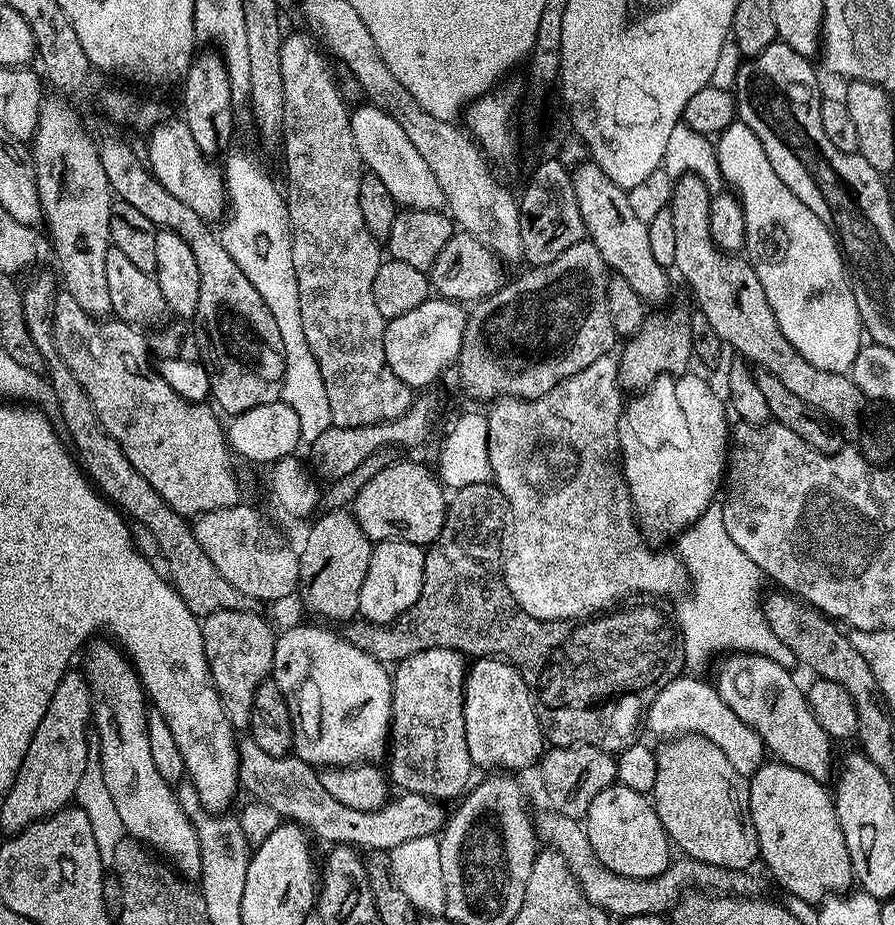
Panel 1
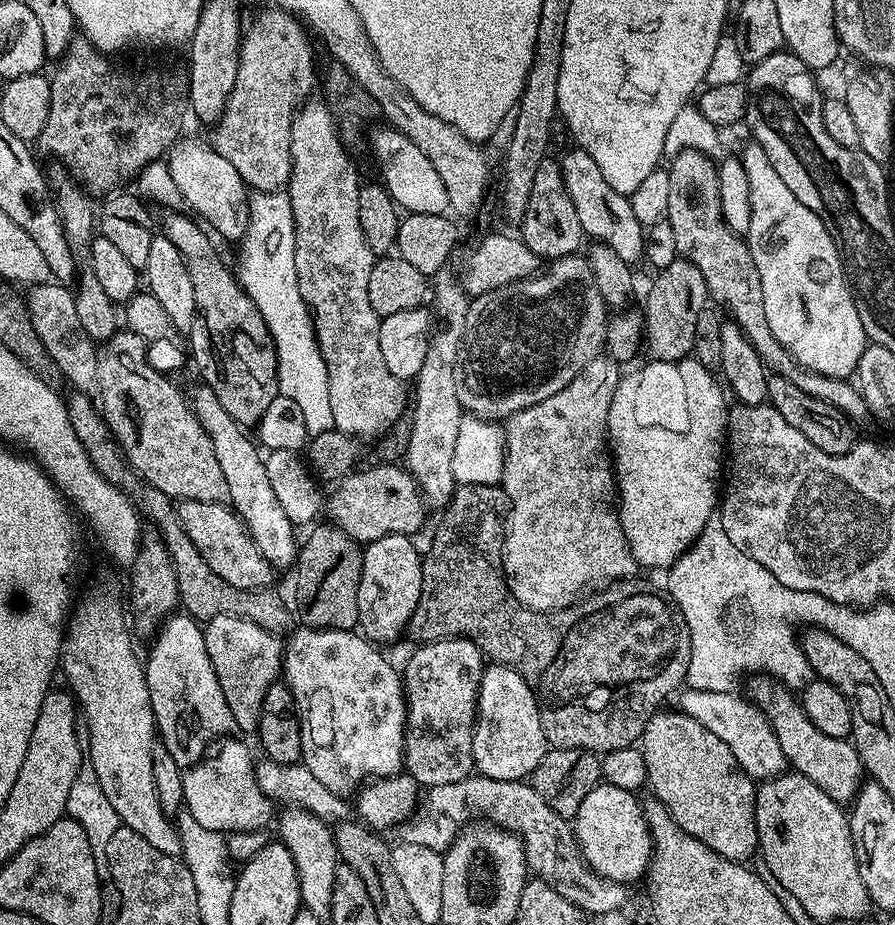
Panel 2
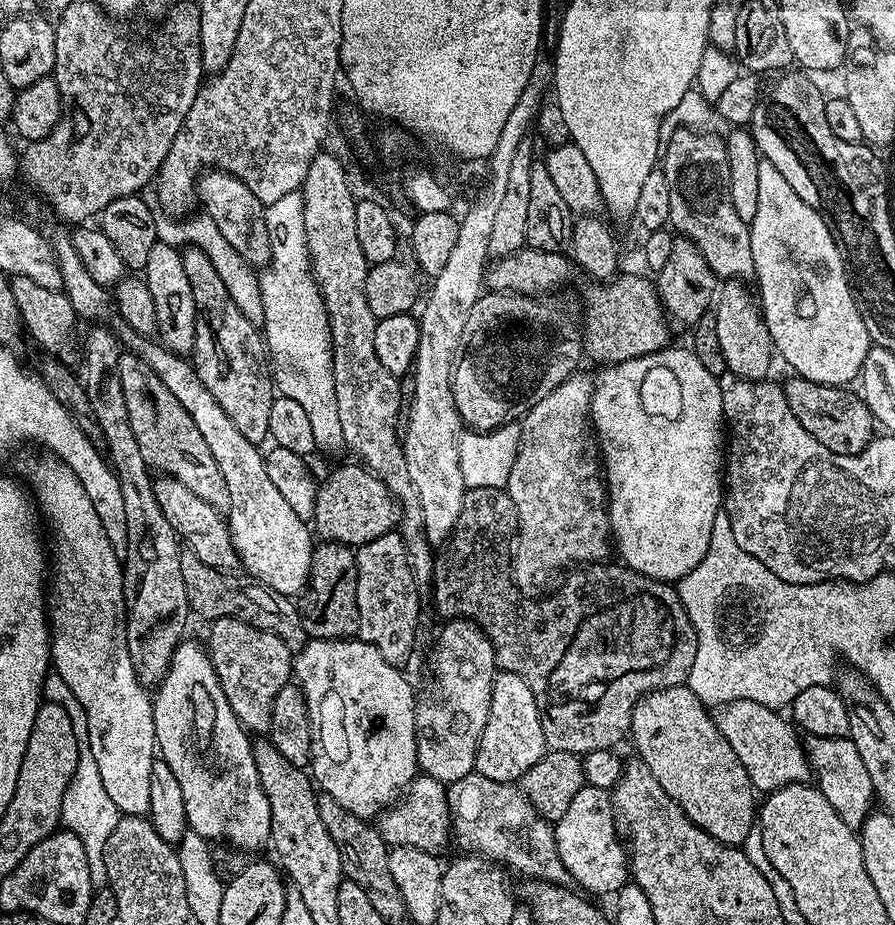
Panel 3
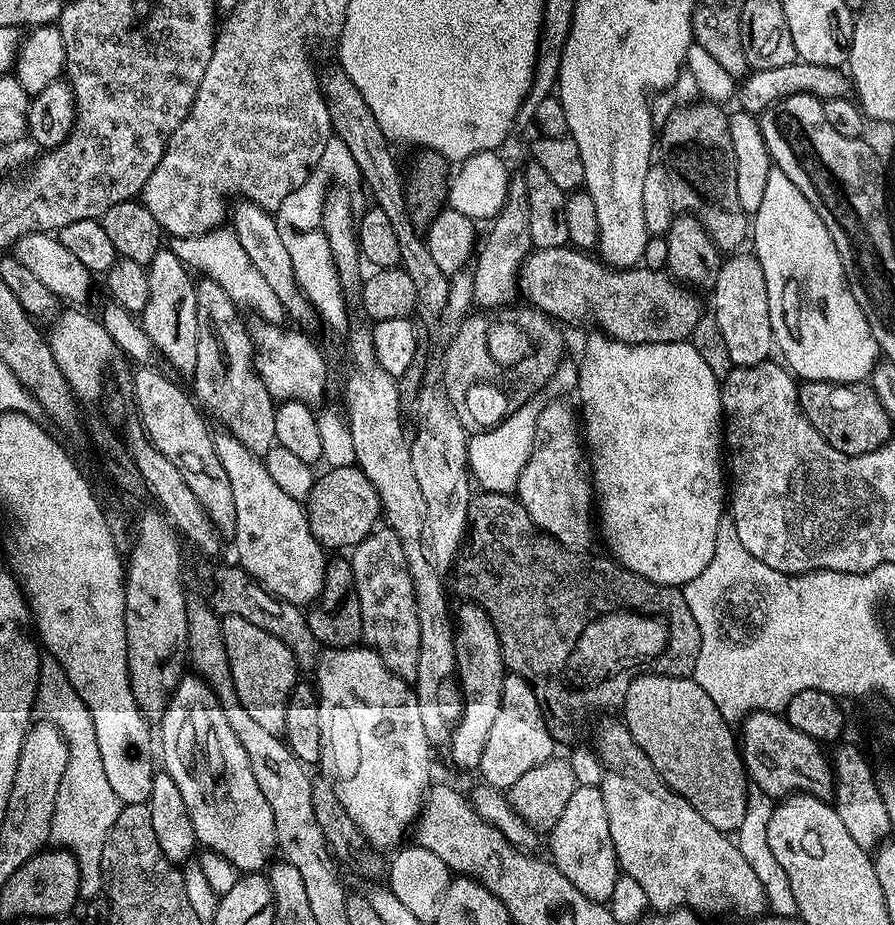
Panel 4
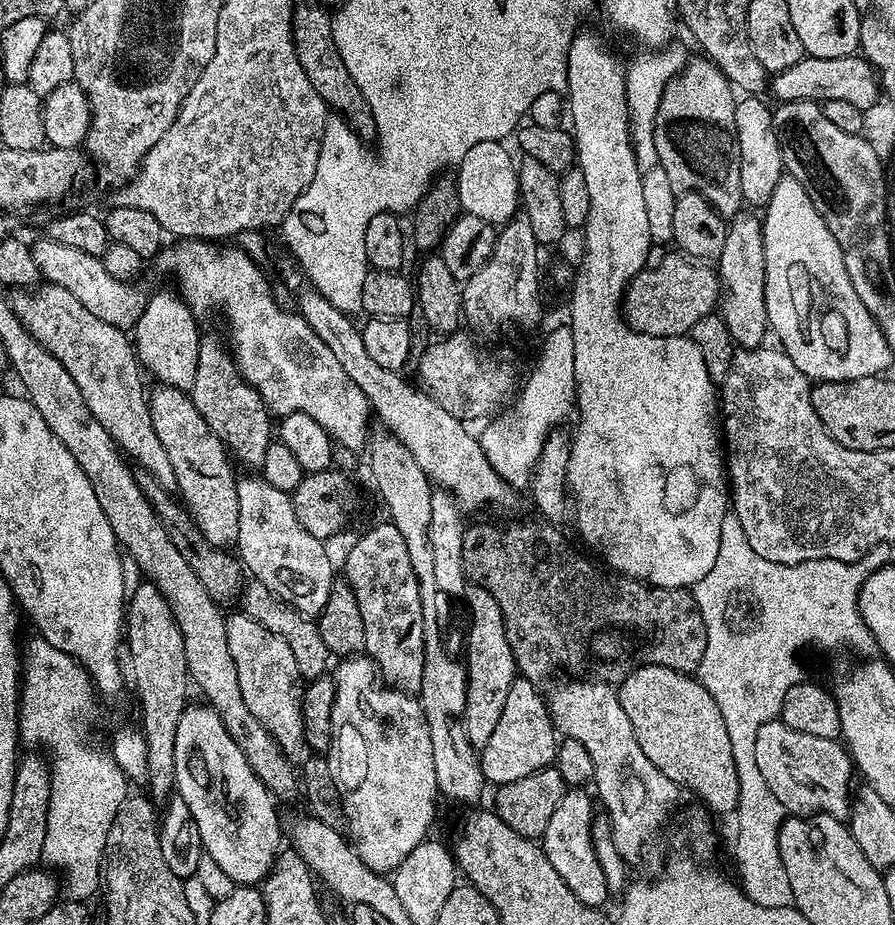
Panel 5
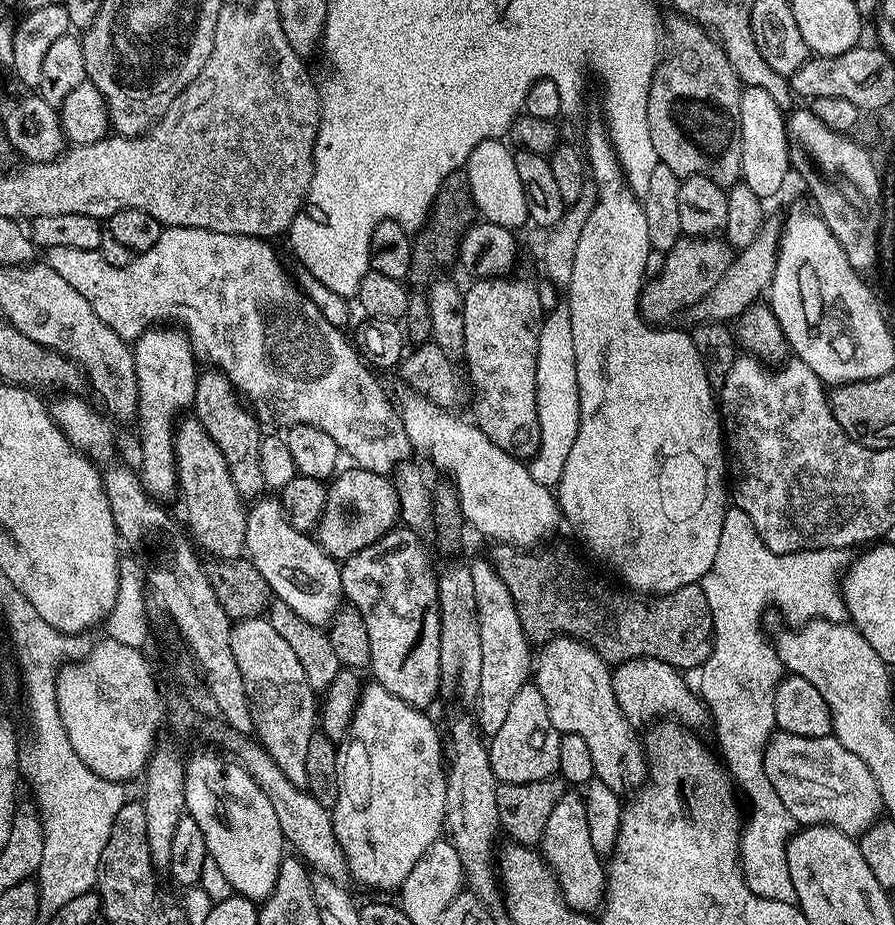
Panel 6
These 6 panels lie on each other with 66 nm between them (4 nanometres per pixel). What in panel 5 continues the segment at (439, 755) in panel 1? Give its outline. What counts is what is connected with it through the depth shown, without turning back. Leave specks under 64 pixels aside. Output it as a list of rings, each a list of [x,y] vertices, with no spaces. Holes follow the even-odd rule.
[[[479,586],[467,589],[468,612],[472,615],[472,625],[466,632],[466,648],[468,644],[468,660],[466,671],[470,685],[470,700],[489,716],[489,721],[496,721],[502,706],[506,706],[506,694],[510,694],[510,686],[518,679],[514,654],[510,650],[510,642],[504,629],[502,610],[498,602],[494,602],[494,594],[490,594]]]

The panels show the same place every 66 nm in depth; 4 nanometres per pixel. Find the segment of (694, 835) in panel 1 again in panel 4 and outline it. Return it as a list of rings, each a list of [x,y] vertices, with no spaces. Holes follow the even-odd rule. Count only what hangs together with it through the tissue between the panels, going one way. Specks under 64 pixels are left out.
[[[645,672],[631,681],[624,695],[622,723],[630,730],[634,742],[650,758],[650,766],[672,787],[710,826],[719,832],[735,833],[742,826],[746,814],[746,802],[750,791],[748,771],[744,769],[744,757],[740,755],[738,736],[733,725],[714,706],[714,698],[698,686],[695,678],[686,676],[663,676]]]

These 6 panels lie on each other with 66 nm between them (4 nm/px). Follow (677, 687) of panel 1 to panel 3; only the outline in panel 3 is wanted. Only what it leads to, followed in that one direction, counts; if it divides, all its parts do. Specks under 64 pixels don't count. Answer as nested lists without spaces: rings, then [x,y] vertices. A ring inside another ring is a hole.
[[[753,700],[725,704],[714,716],[718,730],[726,742],[730,742],[730,750],[738,754],[738,762],[746,766],[746,774],[750,774],[750,782],[760,794],[805,783],[812,776],[812,765],[804,754],[804,745],[797,729],[780,716],[783,715],[777,709],[767,708]]]

